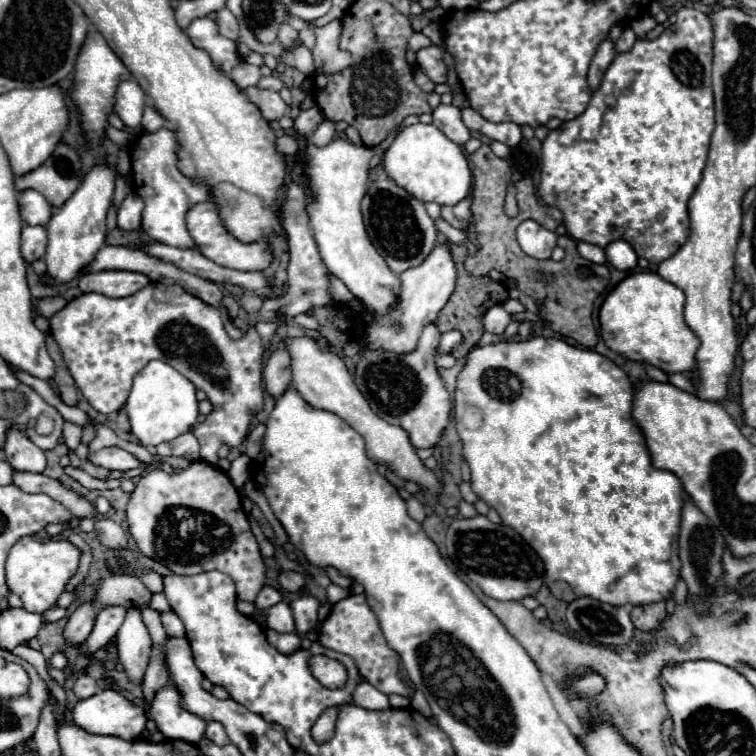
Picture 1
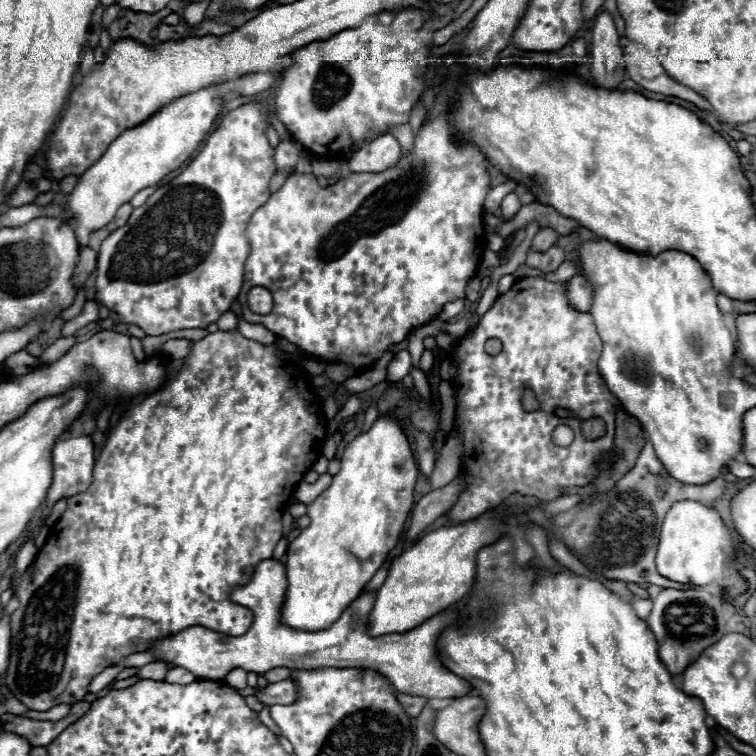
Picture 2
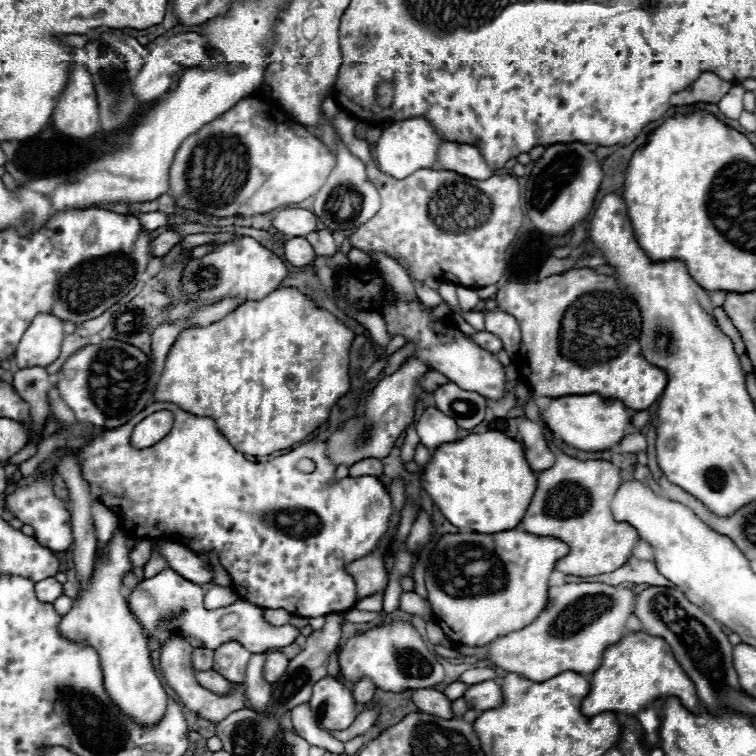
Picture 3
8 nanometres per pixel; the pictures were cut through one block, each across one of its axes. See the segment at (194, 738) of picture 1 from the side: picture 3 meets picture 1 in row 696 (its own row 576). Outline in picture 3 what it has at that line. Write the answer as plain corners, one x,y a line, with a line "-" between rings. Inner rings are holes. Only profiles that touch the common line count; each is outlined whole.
172,568
162,570
154,578
144,578
130,592
128,606
132,608
134,616
144,626
146,634
156,636
160,644
164,644
172,632
180,632
196,648
216,650
220,644
228,640
236,640
244,648
248,648
252,654
262,654
268,650
280,650
284,646
290,646
298,636
296,626
290,626
290,624
272,626
270,622
264,620
264,608
250,604
246,600
238,600
236,604
226,608
206,610
204,588
200,584
192,584
190,580
184,580

